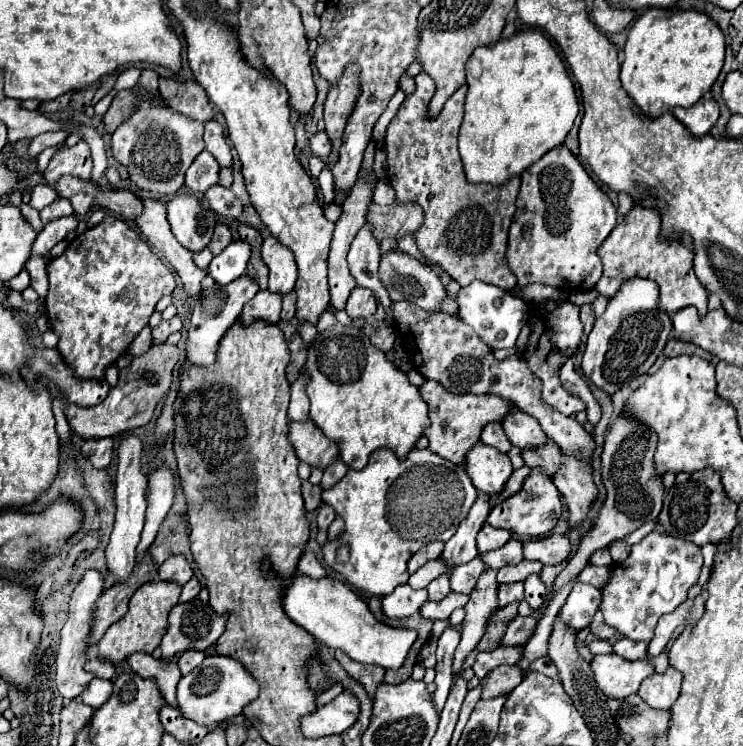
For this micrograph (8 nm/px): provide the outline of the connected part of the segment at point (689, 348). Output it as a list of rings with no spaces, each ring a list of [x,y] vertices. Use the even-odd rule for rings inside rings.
[[[670,338],[664,346],[664,356],[682,356],[682,354],[694,354],[694,356],[700,356],[700,358],[706,358],[710,360],[710,354],[706,350],[700,350],[700,346],[696,344],[690,344],[690,342],[682,342],[682,340],[676,340],[676,338]]]

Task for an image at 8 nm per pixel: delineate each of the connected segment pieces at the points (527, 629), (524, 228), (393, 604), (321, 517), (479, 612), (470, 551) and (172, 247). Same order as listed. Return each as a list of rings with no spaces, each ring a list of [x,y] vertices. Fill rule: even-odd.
[[[538,610],[532,612],[530,616],[526,616],[526,618],[524,616],[516,616],[508,624],[508,630],[504,634],[502,644],[506,644],[506,646],[524,646],[530,640],[530,636],[534,634],[534,630],[536,630],[536,618],[538,616],[540,616]]]
[[[564,144],[544,154],[522,174],[522,188],[516,200],[516,212],[508,236],[508,264],[518,278],[518,288],[538,282],[572,292],[592,290],[602,276],[602,262],[596,250],[616,226],[616,216],[618,214],[610,198],[596,186],[596,182]]]
[[[404,584],[382,598],[382,610],[388,618],[406,618],[416,614],[426,600],[428,590],[414,590],[408,584]]]
[[[320,504],[320,508],[318,508],[318,518],[316,518],[316,520],[318,520],[318,528],[326,532],[334,518],[336,518],[336,512],[334,512],[328,504]]]
[[[488,568],[482,576],[476,588],[470,594],[468,604],[464,606],[466,616],[462,620],[462,638],[454,654],[454,664],[452,664],[452,674],[458,676],[462,672],[462,664],[468,658],[468,654],[476,648],[480,638],[486,632],[486,624],[490,616],[498,610],[498,580],[496,580],[496,570]]]
[[[478,492],[476,502],[472,504],[468,516],[460,522],[456,534],[446,542],[446,548],[442,552],[442,560],[454,566],[460,566],[460,562],[470,562],[472,558],[478,556],[476,548],[476,536],[480,528],[484,526],[488,512],[490,512],[490,496]]]
[[[146,198],[142,214],[136,216],[134,222],[138,224],[140,232],[150,242],[150,246],[154,246],[158,250],[158,254],[162,254],[174,266],[174,270],[178,272],[178,276],[184,284],[184,290],[190,296],[200,294],[200,282],[206,272],[194,264],[194,254],[190,250],[186,250],[172,234],[170,224],[166,220],[164,204],[158,200]]]

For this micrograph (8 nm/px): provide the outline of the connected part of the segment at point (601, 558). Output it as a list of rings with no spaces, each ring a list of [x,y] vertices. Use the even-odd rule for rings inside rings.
[[[607,548],[597,550],[589,559],[589,564],[607,566],[612,564],[612,558]]]

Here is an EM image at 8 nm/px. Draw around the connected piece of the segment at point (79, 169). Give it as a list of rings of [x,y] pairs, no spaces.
[[[80,140],[76,146],[62,148],[52,156],[52,160],[44,172],[44,178],[50,184],[58,182],[62,176],[76,176],[76,178],[88,180],[90,172],[92,172],[90,146],[84,140]]]

